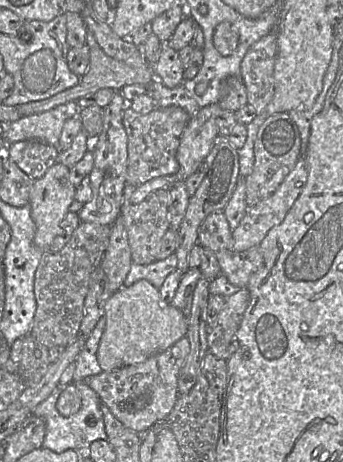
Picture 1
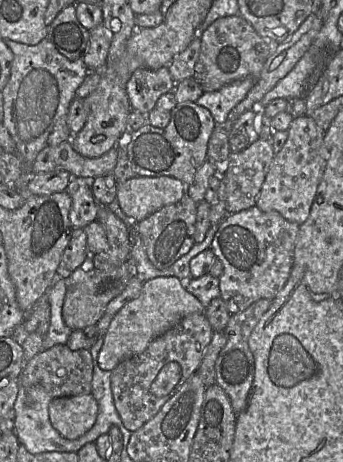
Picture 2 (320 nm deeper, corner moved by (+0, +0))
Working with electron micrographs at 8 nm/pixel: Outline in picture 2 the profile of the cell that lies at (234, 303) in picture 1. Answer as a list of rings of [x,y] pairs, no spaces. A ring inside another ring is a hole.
[[[260,299],[251,304],[246,310],[231,315],[224,331],[226,344],[216,360],[216,383],[227,393],[237,414],[243,410],[246,404],[255,374],[254,356],[249,348],[248,340],[253,329],[268,311],[271,304],[272,300],[270,299]]]

